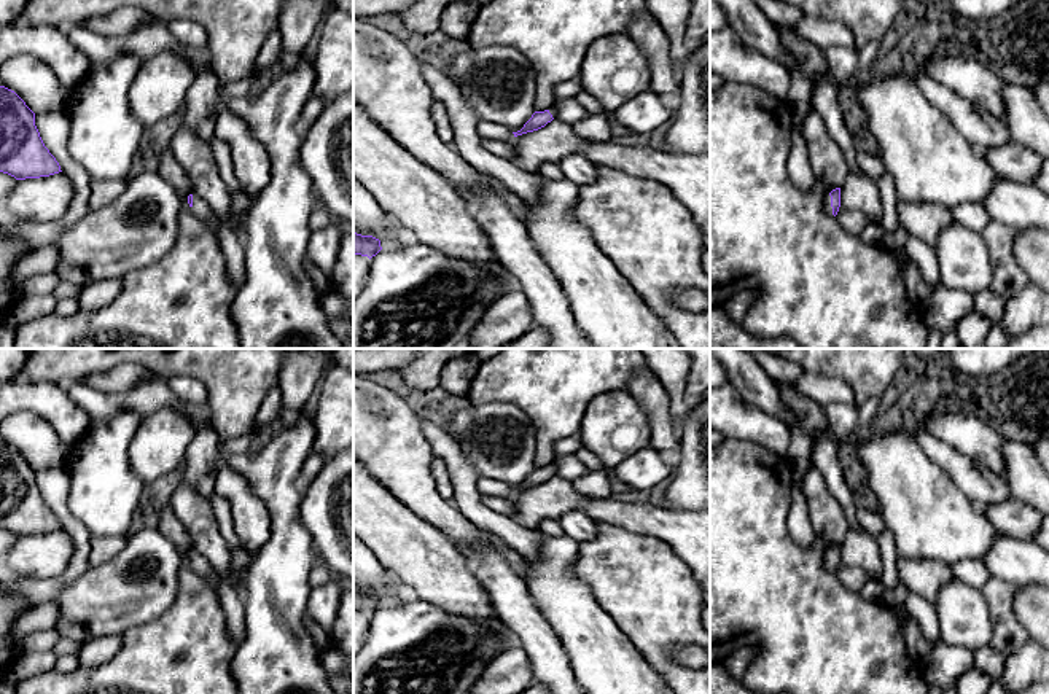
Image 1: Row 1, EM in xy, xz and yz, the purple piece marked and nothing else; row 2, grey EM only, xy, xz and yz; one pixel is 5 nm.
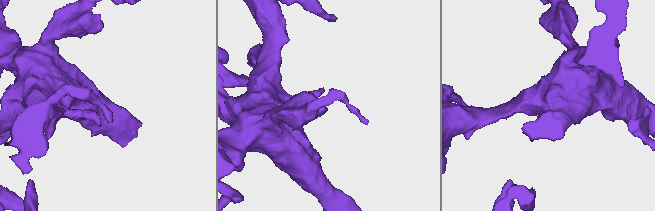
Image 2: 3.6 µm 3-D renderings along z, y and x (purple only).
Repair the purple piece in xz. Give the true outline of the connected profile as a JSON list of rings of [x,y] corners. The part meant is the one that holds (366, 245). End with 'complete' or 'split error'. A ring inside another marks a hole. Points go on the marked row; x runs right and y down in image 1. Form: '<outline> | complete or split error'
[[[353,232],[353,255],[368,256],[371,259],[380,250],[382,247],[379,239]]] | complete

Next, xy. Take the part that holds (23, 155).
[[[0,86],[0,172],[16,180],[62,172],[40,137],[35,113],[5,86]]] | complete

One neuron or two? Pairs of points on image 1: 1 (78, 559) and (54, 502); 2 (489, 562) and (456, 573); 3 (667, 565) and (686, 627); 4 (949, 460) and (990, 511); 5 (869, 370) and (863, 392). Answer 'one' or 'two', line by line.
1: one
2: two
3: one
4: two
5: one

